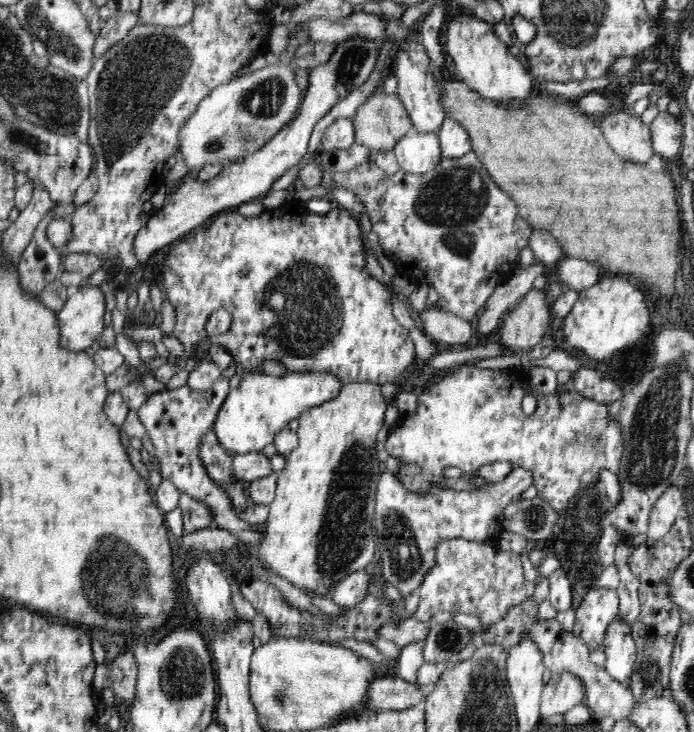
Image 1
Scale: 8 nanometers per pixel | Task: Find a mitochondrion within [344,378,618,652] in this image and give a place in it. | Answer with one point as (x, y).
(406, 558)

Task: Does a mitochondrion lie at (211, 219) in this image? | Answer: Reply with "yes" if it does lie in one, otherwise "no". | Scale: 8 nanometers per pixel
no

